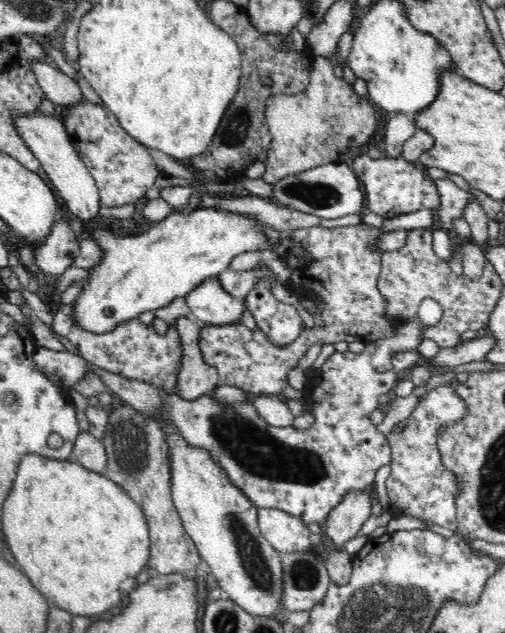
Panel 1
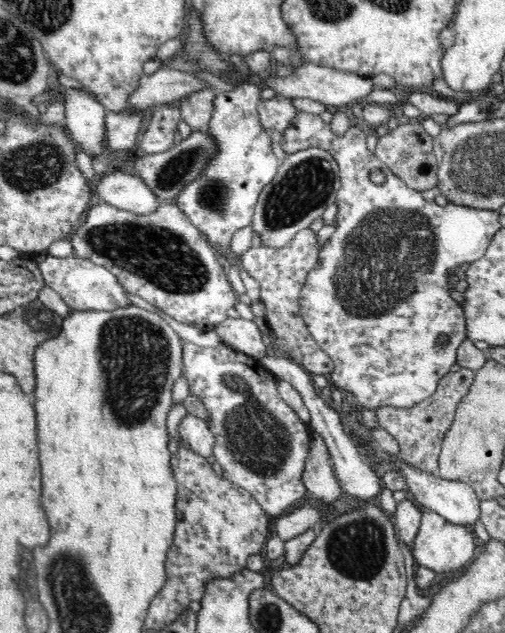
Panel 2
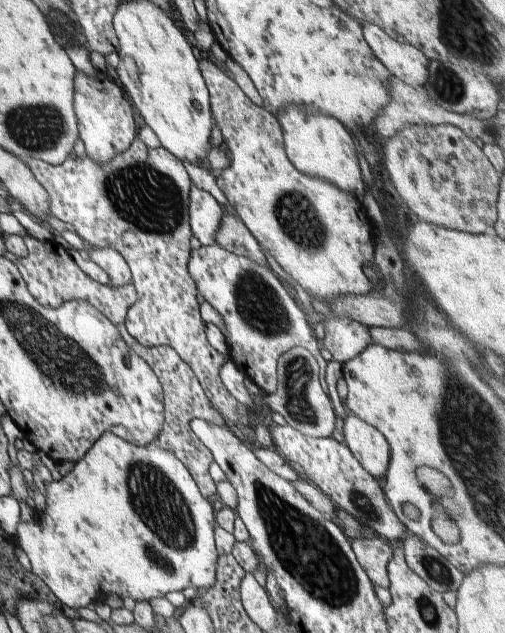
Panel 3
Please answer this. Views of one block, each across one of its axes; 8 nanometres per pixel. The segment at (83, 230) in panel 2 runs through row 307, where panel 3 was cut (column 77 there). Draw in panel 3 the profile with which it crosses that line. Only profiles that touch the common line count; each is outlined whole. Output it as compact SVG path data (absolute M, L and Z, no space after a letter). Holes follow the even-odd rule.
M137 136L132 146L114 156L106 164L96 164L90 156L70 154L64 164L27 160L34 178L44 186L50 196L50 212L64 224L74 226L80 238L91 247L113 248L126 260L132 274L138 300L128 310L126 328L132 338L146 348L170 346L180 358L194 371L208 400L220 414L238 427L248 425L248 407L238 402L220 380L220 368L226 362L224 356L210 345L204 333L205 322L200 317L196 284L188 272L188 261L193 236L190 226L190 188L192 183L183 162L164 147L149 148Z

